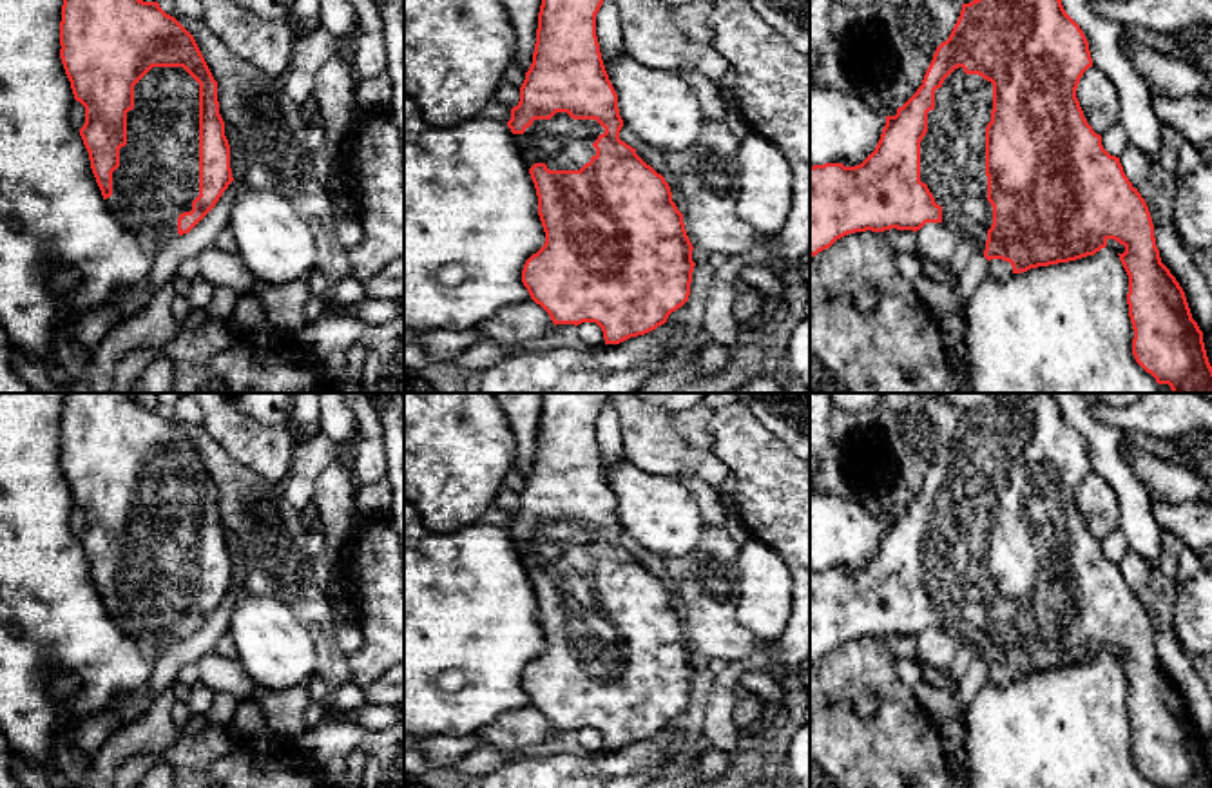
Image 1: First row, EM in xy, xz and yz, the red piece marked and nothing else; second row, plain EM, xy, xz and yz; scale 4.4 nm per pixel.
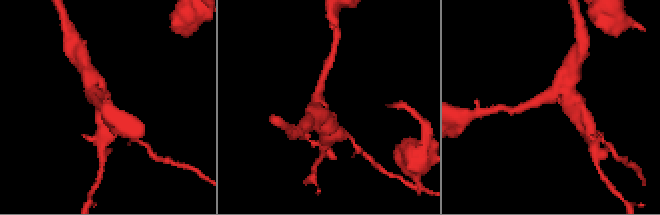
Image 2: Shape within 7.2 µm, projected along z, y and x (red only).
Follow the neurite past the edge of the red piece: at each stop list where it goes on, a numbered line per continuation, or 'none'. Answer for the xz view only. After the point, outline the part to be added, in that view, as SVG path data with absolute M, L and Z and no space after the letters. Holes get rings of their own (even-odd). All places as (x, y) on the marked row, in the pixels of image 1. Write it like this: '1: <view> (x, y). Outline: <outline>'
1: xz (562, 144). Outline: M556 112L551 120L534 120L515 139L527 168L545 163L549 170L580 170L596 156L592 143L603 132L596 120L572 120L567 112Z

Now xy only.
1: xy (158, 178). Outline: M152 67L134 85L134 109L127 112L127 145L112 172L112 196L105 199L120 225L143 243L165 243L178 234L178 217L199 196L199 83L183 67Z

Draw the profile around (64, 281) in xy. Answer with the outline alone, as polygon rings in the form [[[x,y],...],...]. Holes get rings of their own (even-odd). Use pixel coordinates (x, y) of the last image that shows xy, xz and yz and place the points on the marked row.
[[[63,266],[51,275],[51,293],[58,303],[58,312],[62,313],[60,332],[71,328],[74,322],[71,299],[78,288],[76,274]]]

